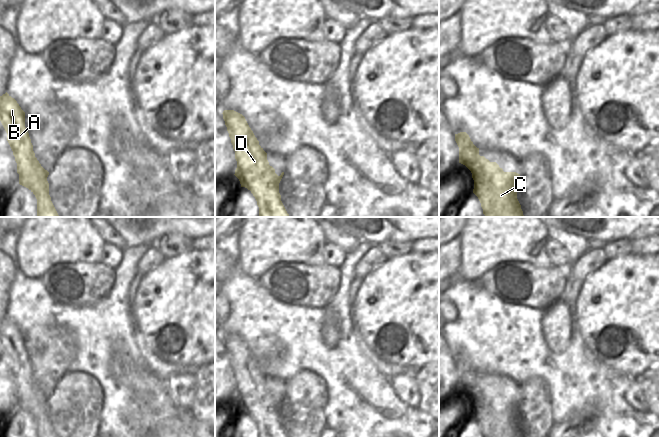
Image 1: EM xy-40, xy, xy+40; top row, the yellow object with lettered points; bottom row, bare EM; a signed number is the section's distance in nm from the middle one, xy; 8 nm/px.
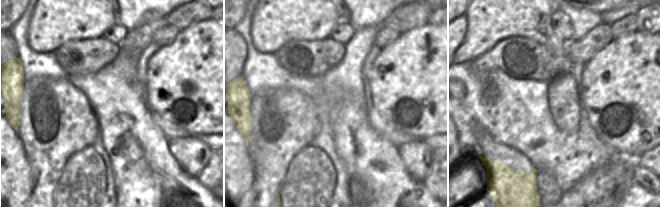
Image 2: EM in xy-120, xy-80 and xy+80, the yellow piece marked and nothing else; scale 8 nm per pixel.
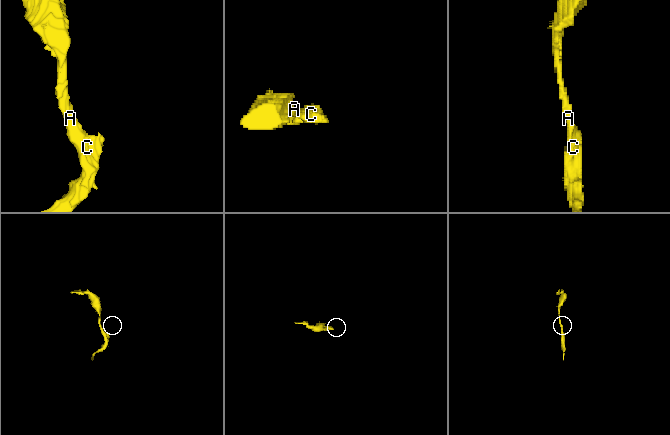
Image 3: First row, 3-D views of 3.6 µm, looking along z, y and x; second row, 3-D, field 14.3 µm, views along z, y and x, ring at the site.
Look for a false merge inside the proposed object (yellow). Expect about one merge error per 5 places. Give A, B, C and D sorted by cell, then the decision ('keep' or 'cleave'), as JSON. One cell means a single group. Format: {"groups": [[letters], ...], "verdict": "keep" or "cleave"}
{"groups": [["A", "B", "C", "D"]], "verdict": "keep"}

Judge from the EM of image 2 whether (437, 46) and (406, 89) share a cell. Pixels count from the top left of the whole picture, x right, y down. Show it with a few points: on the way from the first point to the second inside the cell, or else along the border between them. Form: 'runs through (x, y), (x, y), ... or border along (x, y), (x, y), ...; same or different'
runs through (437, 57), (417, 78); same

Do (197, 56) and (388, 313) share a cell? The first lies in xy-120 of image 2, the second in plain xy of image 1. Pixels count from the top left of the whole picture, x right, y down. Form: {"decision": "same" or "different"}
{"decision": "same"}

